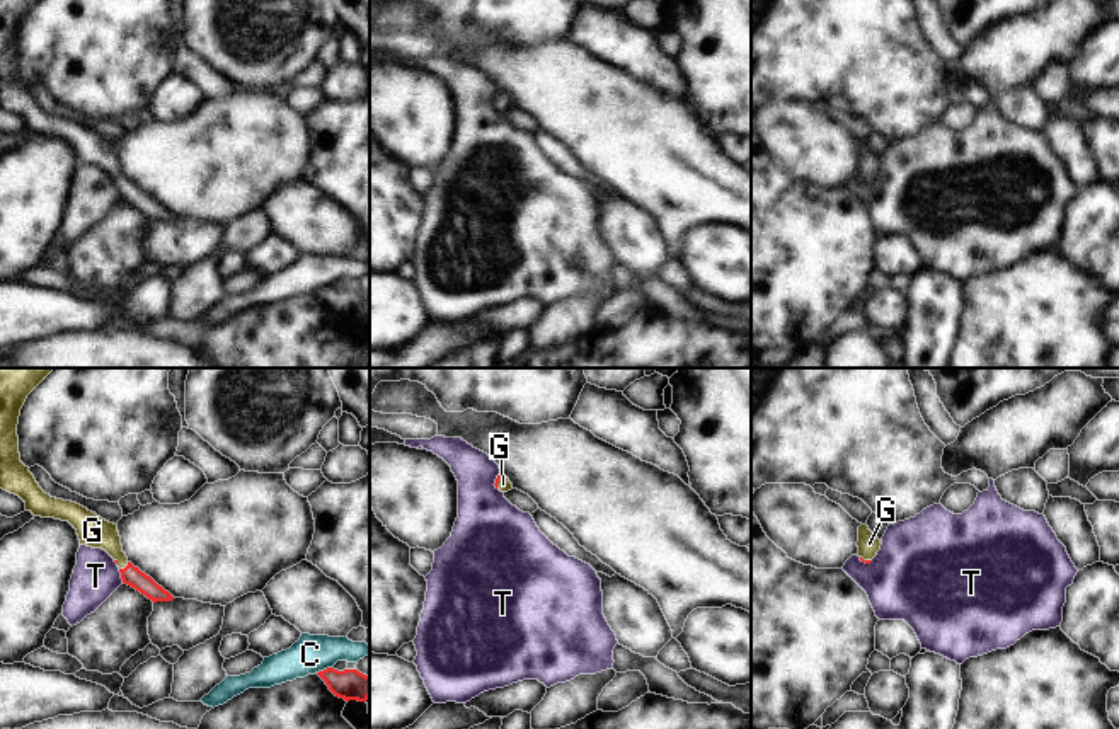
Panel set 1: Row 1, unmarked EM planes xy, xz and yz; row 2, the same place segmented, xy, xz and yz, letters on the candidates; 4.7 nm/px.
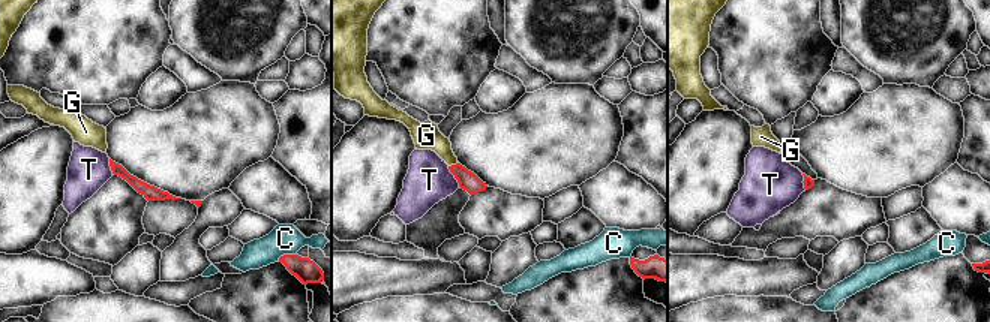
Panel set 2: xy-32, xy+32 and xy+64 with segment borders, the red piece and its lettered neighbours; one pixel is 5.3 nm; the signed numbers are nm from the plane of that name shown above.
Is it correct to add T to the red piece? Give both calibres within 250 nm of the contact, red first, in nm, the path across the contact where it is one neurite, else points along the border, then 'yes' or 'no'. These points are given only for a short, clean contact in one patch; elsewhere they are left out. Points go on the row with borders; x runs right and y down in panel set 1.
calibres 90 and 220 nm; border xy (118, 569), (123, 581); no

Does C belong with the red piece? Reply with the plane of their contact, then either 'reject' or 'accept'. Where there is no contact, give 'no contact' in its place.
meets red in xy; reject

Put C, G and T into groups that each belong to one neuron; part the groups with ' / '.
C / G / T

